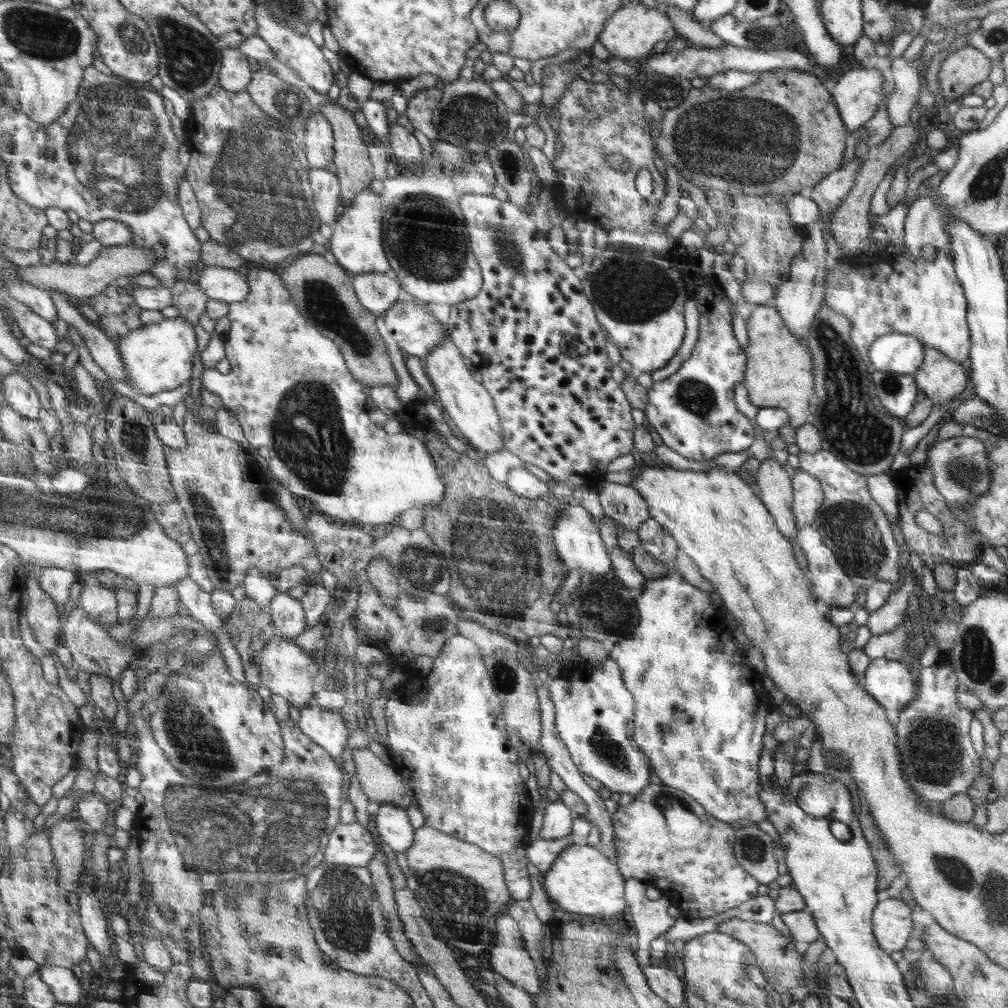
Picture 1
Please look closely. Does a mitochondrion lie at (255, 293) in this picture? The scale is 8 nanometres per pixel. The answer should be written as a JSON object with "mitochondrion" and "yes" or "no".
{"mitochondrion":"no"}

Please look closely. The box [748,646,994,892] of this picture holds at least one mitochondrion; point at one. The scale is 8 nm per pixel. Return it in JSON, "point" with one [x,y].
{"point":[935,752]}

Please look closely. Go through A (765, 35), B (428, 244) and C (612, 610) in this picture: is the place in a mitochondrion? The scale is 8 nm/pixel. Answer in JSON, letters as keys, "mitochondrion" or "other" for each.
{"A":"mitochondrion","B":"mitochondrion","C":"mitochondrion"}

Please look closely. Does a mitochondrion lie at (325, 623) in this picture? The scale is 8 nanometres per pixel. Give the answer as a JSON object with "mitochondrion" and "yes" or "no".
{"mitochondrion":"no"}

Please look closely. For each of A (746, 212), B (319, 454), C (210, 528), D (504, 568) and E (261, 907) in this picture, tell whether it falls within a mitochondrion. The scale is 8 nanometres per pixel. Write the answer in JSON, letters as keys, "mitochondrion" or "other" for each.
{"A":"other","B":"mitochondrion","C":"mitochondrion","D":"mitochondrion","E":"other"}

